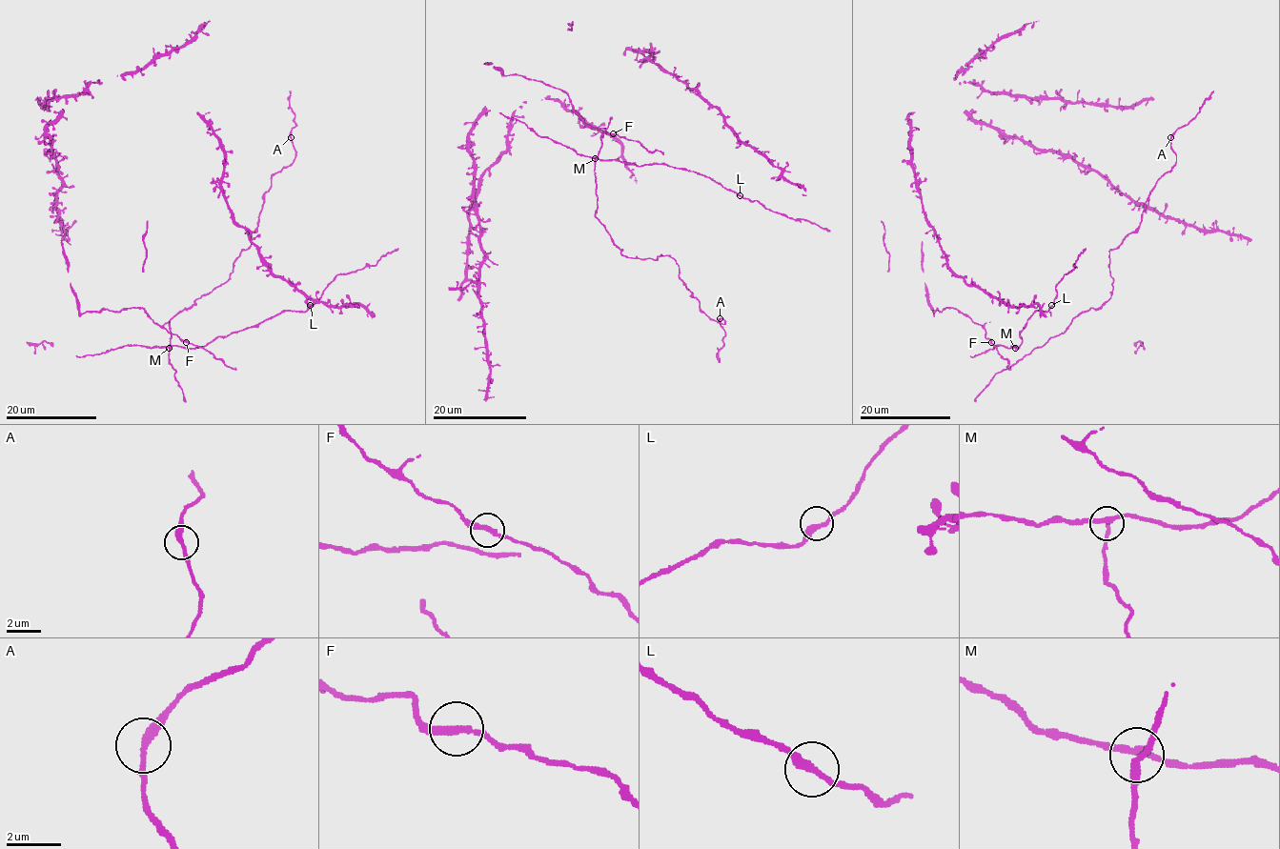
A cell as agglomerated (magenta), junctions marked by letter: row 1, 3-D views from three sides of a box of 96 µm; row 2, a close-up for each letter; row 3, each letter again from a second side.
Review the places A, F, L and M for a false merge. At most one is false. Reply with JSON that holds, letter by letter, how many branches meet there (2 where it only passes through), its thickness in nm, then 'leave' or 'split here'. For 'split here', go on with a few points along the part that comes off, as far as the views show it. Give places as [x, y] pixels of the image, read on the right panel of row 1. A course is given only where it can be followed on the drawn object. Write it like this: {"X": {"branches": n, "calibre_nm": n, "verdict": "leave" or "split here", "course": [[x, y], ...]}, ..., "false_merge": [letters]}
{"A": {"branches": 2, "calibre_nm": 280, "verdict": "leave"}, "F": {"branches": 2, "calibre_nm": 260, "verdict": "leave"}, "L": {"branches": 2, "calibre_nm": 260, "verdict": "leave"}, "M": {"branches": 2, "calibre_nm": 240, "verdict": "leave"}, "false_merge": []}

